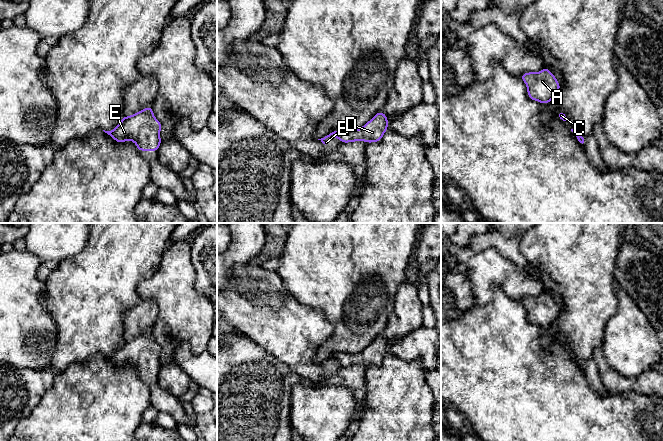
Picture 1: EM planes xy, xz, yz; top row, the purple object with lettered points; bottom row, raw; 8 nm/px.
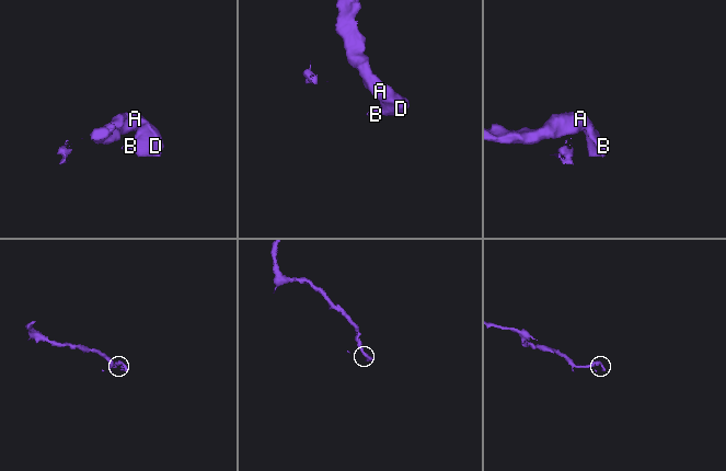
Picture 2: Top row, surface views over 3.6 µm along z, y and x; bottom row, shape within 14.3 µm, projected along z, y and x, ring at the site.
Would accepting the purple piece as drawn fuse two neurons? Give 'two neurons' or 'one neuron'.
two neurons

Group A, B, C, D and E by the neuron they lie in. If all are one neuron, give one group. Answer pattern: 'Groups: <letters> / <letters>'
Groups: A C D E / B

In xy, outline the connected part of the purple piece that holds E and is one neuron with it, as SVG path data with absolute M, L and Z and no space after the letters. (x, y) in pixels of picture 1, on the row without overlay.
M149 330L131 340L124 340L110 360L118 367L133 365L138 375L158 375L162 366L161 351L161 346L155 342Z

